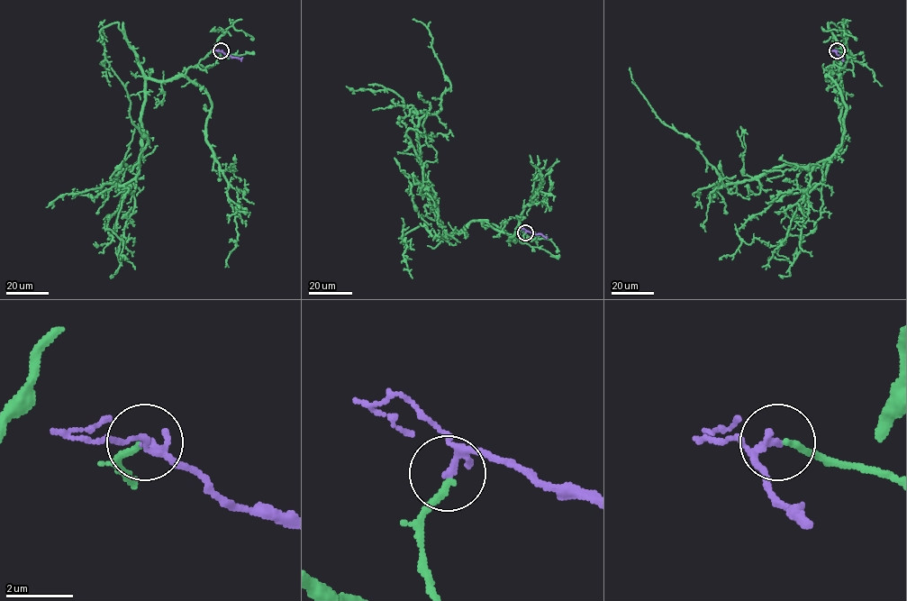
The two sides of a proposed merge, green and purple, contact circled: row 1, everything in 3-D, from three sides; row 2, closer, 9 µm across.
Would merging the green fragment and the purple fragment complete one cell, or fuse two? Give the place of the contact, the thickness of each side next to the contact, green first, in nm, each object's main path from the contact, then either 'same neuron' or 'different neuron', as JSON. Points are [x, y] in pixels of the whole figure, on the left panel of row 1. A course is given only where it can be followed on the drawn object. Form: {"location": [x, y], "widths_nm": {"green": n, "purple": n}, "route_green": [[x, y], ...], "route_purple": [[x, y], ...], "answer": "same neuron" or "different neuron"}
{"location": [221, 50], "widths_nm": {"green": 190, "purple": 120}, "route_green": [[221, 51], [212, 67], [145, 80], [141, 156], [121, 167], [121, 185], [138, 173], [148, 139], [111, 68]], "route_purple": [[221, 51], [241, 61]], "answer": "same neuron"}

